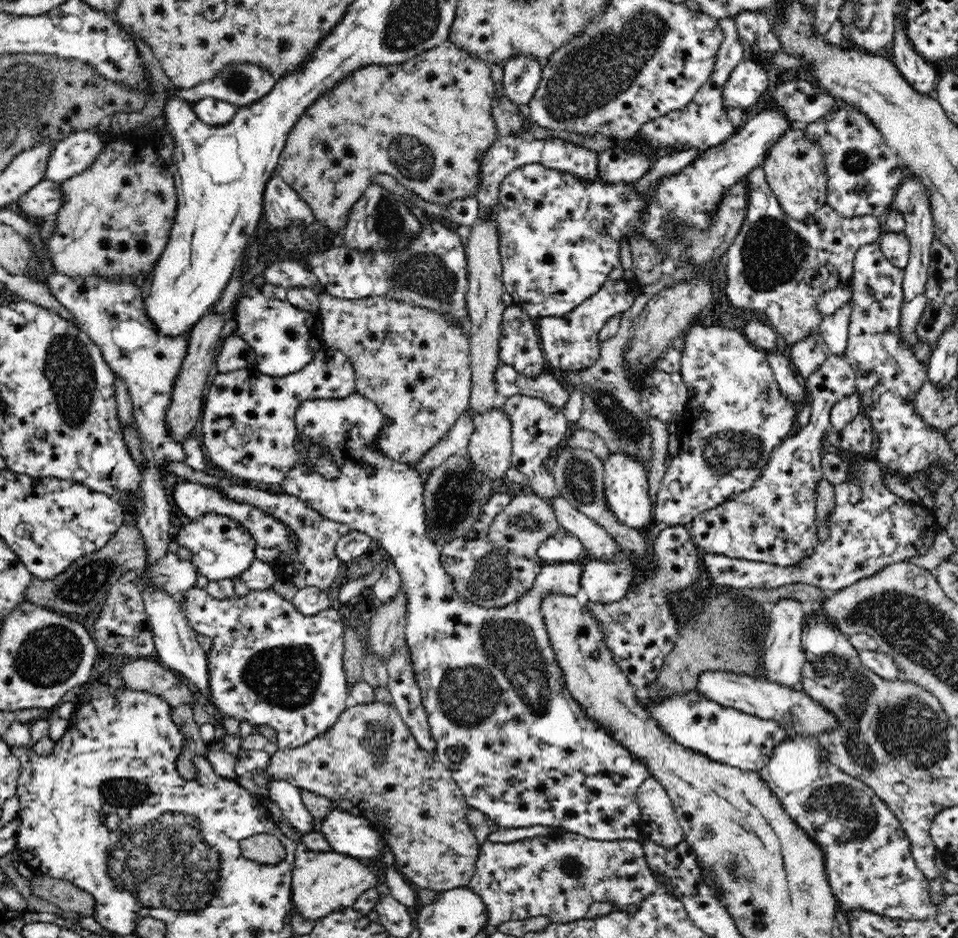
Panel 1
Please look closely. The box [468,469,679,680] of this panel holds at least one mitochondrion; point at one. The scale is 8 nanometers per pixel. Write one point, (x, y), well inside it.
(523, 521)

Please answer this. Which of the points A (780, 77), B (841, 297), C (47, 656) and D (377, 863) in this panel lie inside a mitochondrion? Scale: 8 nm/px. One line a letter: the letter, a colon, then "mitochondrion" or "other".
A: other
B: other
C: mitochondrion
D: other

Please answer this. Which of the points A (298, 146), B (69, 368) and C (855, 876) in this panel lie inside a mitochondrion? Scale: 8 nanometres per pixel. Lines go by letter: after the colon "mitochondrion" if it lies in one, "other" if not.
A: other
B: mitochondrion
C: other

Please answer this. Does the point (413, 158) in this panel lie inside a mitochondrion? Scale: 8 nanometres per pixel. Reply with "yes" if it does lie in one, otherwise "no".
yes

